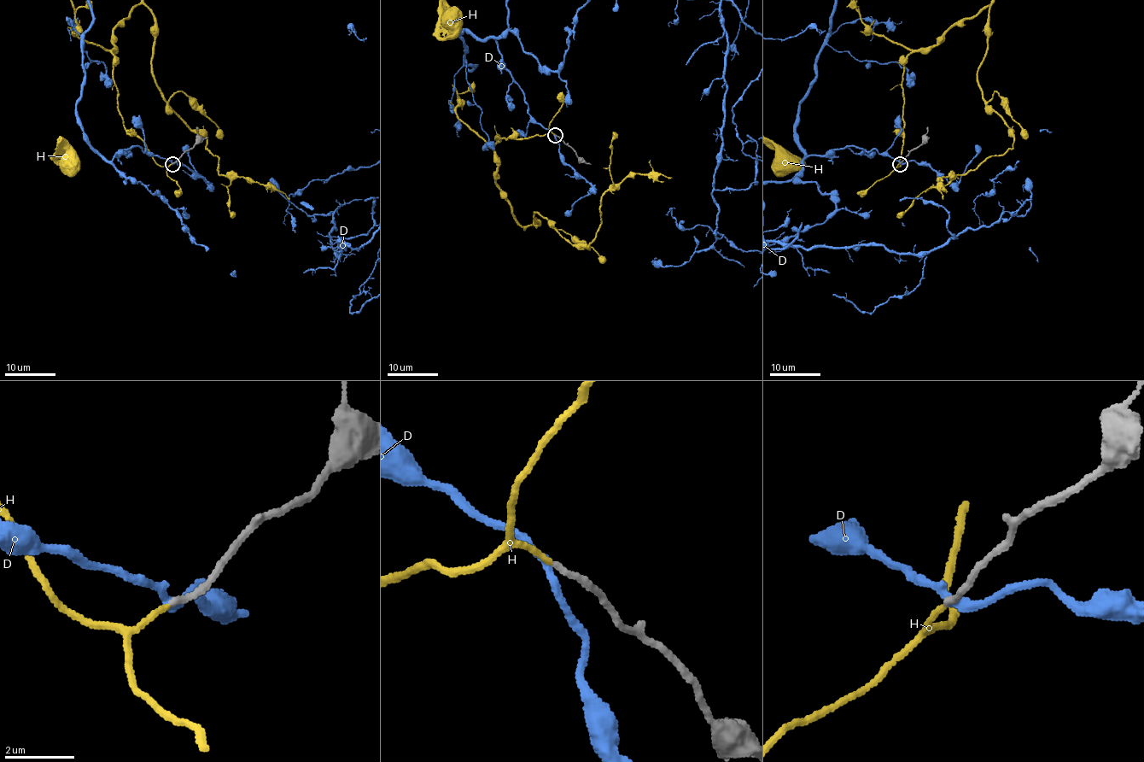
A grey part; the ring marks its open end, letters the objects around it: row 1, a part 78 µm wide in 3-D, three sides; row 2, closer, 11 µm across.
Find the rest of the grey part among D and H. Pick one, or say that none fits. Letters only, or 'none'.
H

